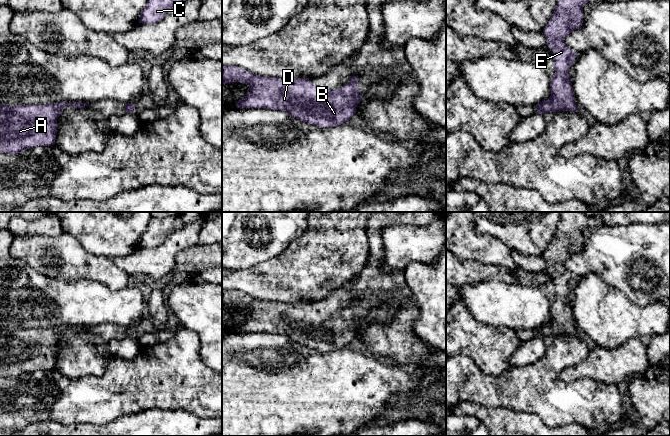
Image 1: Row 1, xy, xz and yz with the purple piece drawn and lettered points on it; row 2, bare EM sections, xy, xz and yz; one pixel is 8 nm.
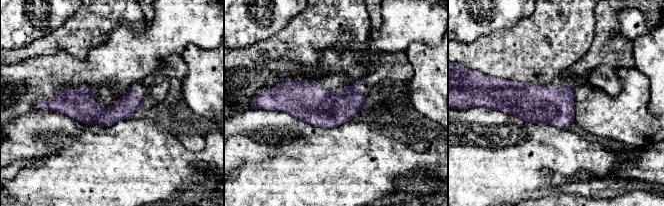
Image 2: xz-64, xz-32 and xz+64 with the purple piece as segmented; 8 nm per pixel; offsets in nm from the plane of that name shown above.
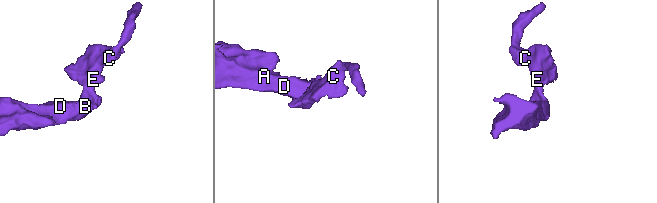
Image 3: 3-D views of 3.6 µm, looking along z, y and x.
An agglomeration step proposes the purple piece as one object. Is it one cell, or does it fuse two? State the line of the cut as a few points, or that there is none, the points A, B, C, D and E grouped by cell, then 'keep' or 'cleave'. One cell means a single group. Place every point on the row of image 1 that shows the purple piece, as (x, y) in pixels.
no cut | A B C D E | keep

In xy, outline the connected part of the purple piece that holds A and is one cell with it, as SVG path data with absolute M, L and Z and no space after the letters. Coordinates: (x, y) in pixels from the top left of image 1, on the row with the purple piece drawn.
M87 103L0 104L0 152L17 154L26 149L55 144L57 118L67 106L81 108Z

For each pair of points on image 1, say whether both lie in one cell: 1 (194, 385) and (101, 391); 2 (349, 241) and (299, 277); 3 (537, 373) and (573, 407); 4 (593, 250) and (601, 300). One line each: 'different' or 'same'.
1: same
2: same
3: same
4: different

